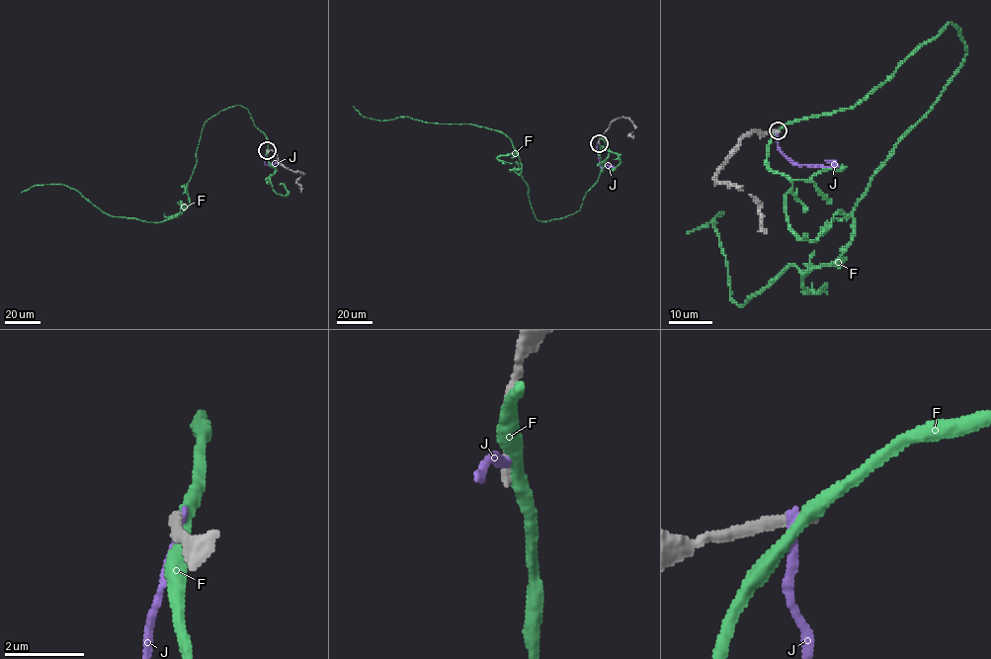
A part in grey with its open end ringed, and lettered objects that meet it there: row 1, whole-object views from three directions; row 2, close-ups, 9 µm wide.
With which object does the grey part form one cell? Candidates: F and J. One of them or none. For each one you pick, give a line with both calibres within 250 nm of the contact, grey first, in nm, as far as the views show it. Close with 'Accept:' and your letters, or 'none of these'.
Accept: none of these

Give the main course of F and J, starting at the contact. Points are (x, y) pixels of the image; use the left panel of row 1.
F: (267, 150), (246, 108), (211, 117), (187, 184), (190, 205), (160, 221), (112, 216), (62, 184), (21, 193)
J: (267, 150), (265, 164), (283, 165)

